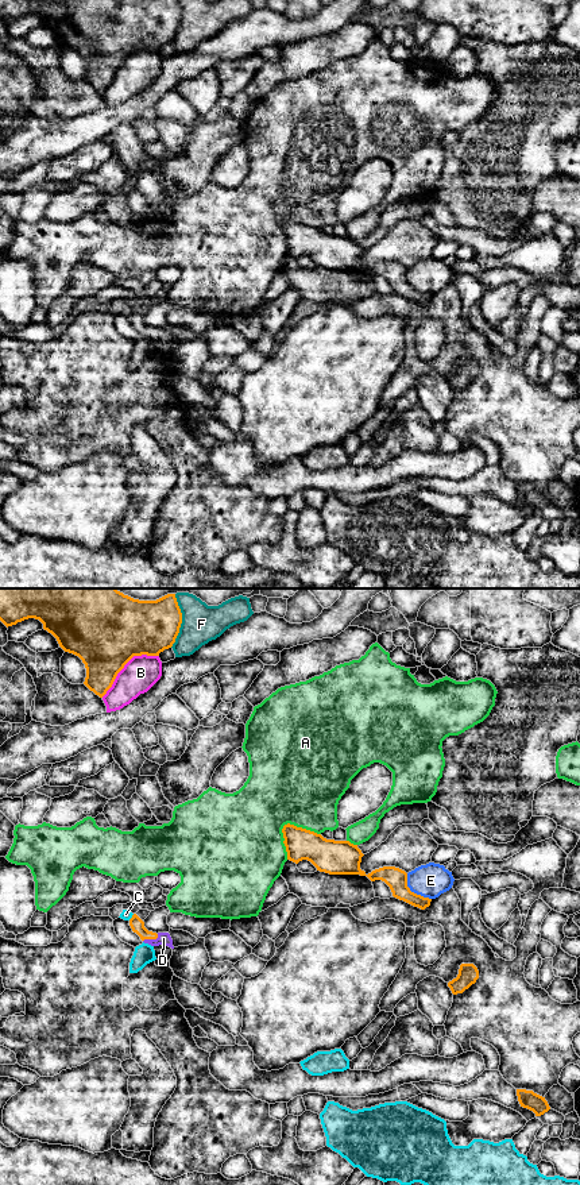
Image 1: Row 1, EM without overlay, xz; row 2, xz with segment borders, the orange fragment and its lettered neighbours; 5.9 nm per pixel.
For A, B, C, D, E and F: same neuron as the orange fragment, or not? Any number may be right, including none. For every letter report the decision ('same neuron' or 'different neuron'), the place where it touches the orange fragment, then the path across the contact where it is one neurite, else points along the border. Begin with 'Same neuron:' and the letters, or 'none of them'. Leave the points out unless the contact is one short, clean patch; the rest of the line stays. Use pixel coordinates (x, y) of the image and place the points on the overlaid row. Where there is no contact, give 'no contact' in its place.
Same neuron: D
A: different neuron | xz (285, 825)
B: different neuron | xz (126, 663)
C: different neuron | xz (132, 917)
D: same neuron | xz (151, 938) | across xz (135, 922), (151, 938), (163, 938)
E: different neuron | xz (413, 892) | along xz (406, 873), (406, 886), (412, 891), (430, 899)
F: different neuron | xz (181, 621)

